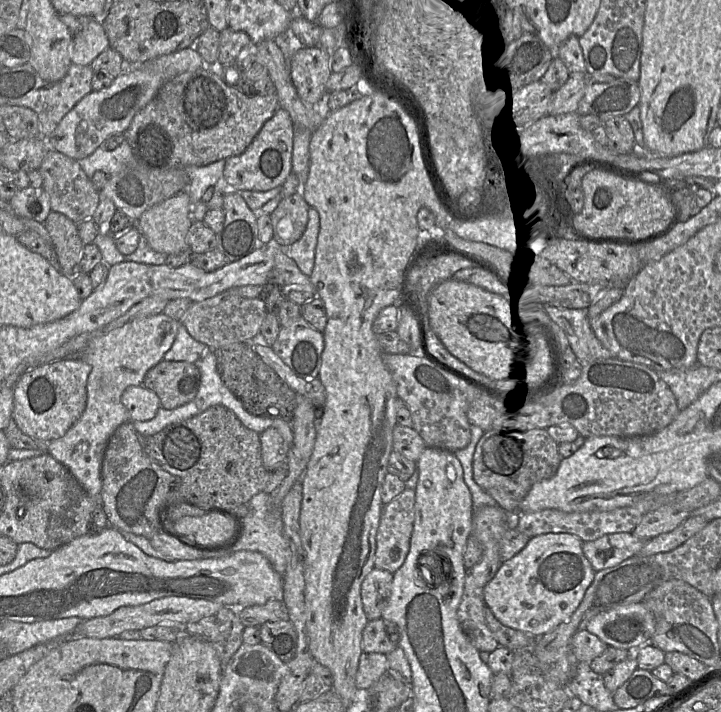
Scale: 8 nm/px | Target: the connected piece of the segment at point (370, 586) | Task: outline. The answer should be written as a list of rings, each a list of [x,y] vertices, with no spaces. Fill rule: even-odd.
[[[374,568],[363,580],[361,599],[369,620],[381,619],[390,596],[393,574]]]

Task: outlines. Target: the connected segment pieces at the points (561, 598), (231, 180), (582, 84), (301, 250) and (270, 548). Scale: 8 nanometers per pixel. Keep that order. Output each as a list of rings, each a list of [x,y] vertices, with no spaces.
[[[548,533],[530,538],[525,548],[504,561],[485,585],[486,606],[503,625],[536,638],[568,621],[595,576],[595,570],[584,555],[583,543],[569,533]]]
[[[279,107],[267,120],[246,150],[224,163],[223,185],[234,191],[269,191],[280,189],[292,172],[294,124],[289,113]]]
[[[587,71],[586,73],[576,72],[569,74],[569,78],[564,85],[553,92],[547,115],[576,112],[578,104],[584,96],[586,86]]]
[[[308,209],[308,221],[306,228],[298,241],[284,248],[290,257],[305,275],[310,276],[315,261],[315,249],[319,233],[319,215],[313,209]]]
[[[261,491],[251,498],[248,503],[249,511],[243,516],[243,533],[232,551],[249,550],[264,555],[273,569],[284,576],[289,556],[289,544],[283,533],[281,510],[272,503],[272,496]]]

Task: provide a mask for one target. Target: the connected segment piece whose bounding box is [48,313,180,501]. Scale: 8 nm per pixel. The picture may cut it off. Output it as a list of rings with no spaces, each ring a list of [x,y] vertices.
[[[164,313],[136,318],[109,332],[91,332],[86,348],[78,355],[92,368],[87,380],[86,408],[63,437],[49,442],[48,453],[71,472],[91,497],[99,501],[102,463],[108,442],[120,425],[131,422],[121,396],[128,387],[143,385],[147,372],[164,360],[175,341],[179,325],[179,321]]]

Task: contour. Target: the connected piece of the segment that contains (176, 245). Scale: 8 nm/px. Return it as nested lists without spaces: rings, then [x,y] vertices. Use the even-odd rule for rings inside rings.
[[[181,192],[147,209],[136,226],[156,252],[177,255],[190,251],[187,233],[194,221],[189,196]]]

